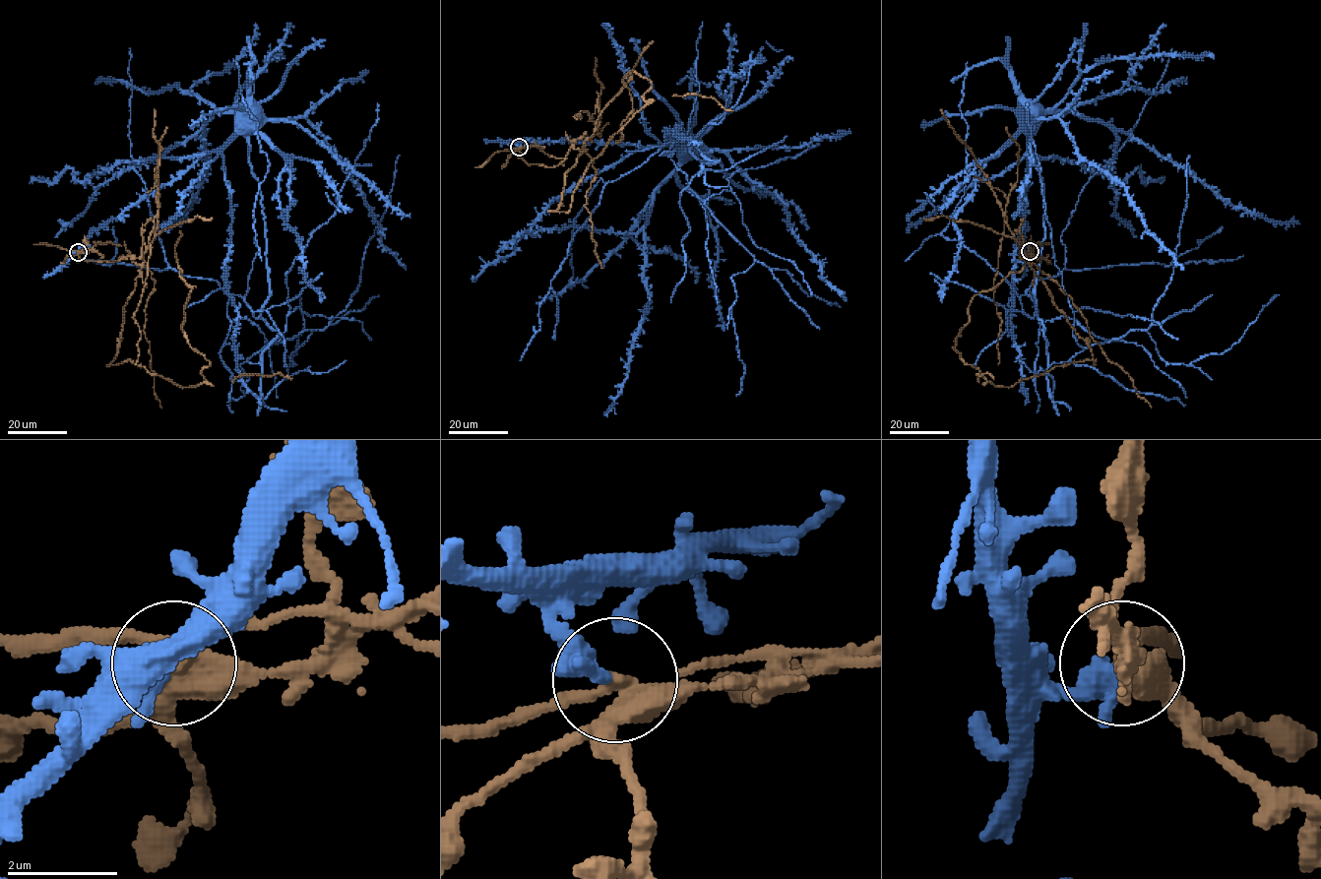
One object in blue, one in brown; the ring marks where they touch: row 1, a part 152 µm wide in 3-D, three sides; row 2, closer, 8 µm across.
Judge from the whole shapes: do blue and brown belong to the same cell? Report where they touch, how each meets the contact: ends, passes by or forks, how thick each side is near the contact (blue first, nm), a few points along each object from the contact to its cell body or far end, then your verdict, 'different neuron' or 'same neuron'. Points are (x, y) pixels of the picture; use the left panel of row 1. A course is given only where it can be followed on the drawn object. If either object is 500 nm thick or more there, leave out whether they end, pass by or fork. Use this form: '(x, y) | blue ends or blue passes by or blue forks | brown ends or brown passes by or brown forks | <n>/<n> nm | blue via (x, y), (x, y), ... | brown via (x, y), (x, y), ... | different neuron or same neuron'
(78, 252) | blue passes by | brown forks | 300/380 nm | blue via (78, 251), (96, 229), (177, 179), (201, 156), (216, 152), (243, 123), (249, 114) | brown via (78, 251), (138, 258), (143, 242), (110, 363), (196, 387), (210, 363), (182, 324), (180, 230) | different neuron

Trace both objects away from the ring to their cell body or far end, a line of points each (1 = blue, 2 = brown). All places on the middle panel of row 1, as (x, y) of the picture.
1: (519, 147), (517, 143), (523, 140), (674, 146), (682, 138), (690, 137)
2: (519, 147), (553, 167), (587, 137), (551, 211), (567, 212), (647, 103), (652, 82), (633, 70), (621, 136)

